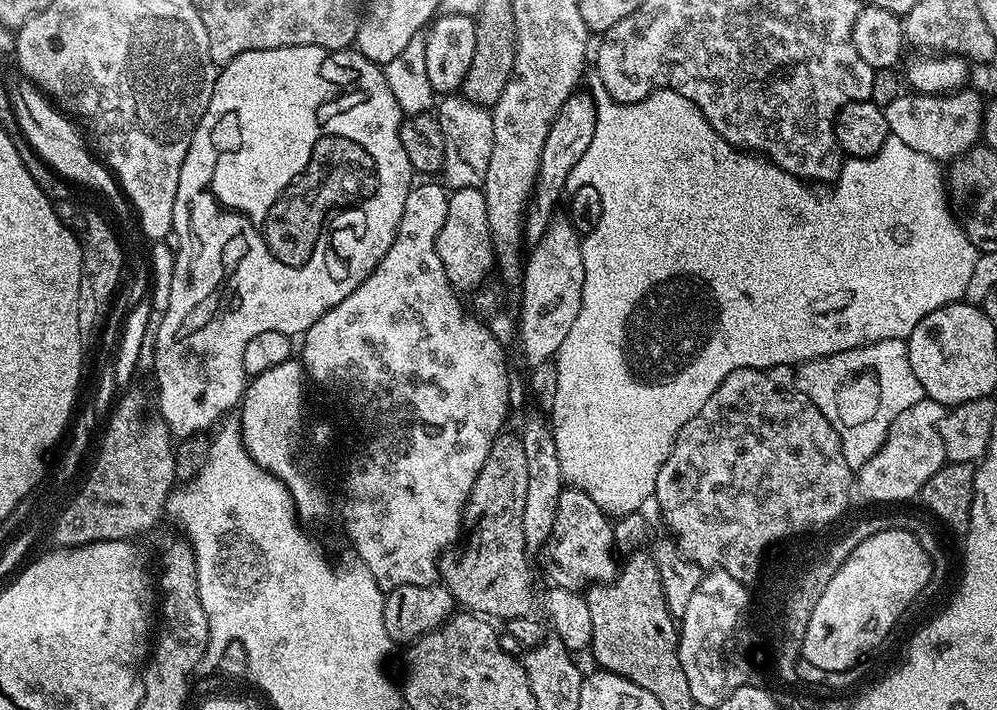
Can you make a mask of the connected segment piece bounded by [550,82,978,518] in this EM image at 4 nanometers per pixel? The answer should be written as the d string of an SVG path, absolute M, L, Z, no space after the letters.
M596 82L593 83L593 88L590 88L590 95L592 101L596 104L594 138L590 141L586 154L582 154L582 158L578 158L578 166L574 166L574 170L570 170L568 188L594 186L594 190L598 190L598 198L602 198L602 218L598 221L598 226L594 226L594 230L590 235L583 237L580 245L582 270L584 271L582 310L578 310L578 318L574 318L574 327L570 329L570 334L566 334L566 342L562 342L562 346L557 350L554 357L554 363L558 370L558 382L556 383L556 393L550 405L550 411L552 411L550 427L552 429L552 437L554 438L554 446L558 450L559 466L565 481L571 487L581 488L583 492L590 494L590 498L594 498L594 502L598 503L599 508L609 516L617 518L644 508L644 499L647 496L649 499L655 493L658 472L662 468L662 464L666 462L666 458L670 454L670 450L674 446L676 436L682 430L682 426L686 426L686 422L690 422L690 418L694 418L698 414L698 410L702 410L702 406L706 406L706 402L710 402L714 390L718 390L718 386L722 386L724 379L730 374L734 374L739 368L799 366L805 364L807 360L817 360L823 356L838 354L846 350L854 350L874 342L882 342L883 340L907 341L909 334L914 330L914 326L918 326L918 322L922 322L922 318L926 318L926 314L930 314L947 304L954 304L964 300L966 286L969 284L970 277L974 271L974 262L976 261L978 250L972 245L967 234L961 230L959 222L956 221L955 216L952 214L946 195L946 176L942 171L941 161L932 160L926 154L910 149L901 139L889 134L886 142L882 144L882 150L878 150L878 154L845 159L840 165L840 172L831 185L831 188L833 187L832 192L824 192L819 196L812 189L815 187L811 183L802 181L796 176L791 176L789 172L782 170L777 164L771 164L769 160L764 159L759 154L745 152L735 148L730 142L723 140L714 130L714 126L710 126L710 122L702 114L702 110L698 110L698 106L694 106L694 102L690 102L690 98L682 98L682 94L678 94L674 90L659 88L657 92L651 92L642 102L618 104L610 98L610 94L606 94L603 86Z

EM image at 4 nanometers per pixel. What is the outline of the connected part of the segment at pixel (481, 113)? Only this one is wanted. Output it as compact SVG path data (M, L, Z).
M461 94L443 97L438 111L442 134L446 138L446 162L442 180L449 189L480 188L490 167L490 150L494 150L494 122L487 107L474 105Z

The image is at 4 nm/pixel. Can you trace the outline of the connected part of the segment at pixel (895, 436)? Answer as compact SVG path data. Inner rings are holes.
M927 398L914 402L910 410L902 410L902 414L894 418L880 449L855 473L858 492L880 504L915 501L926 482L930 482L930 478L934 478L934 474L938 474L940 467L946 463L940 433L945 411L945 405Z

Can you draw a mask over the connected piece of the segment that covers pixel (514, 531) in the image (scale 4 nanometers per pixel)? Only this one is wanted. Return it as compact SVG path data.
M501 435L492 444L484 468L471 488L464 508L464 546L446 550L437 564L437 575L457 603L484 618L497 616L507 622L529 615L532 608L530 549L522 534L522 510L526 510L526 450L523 439Z

